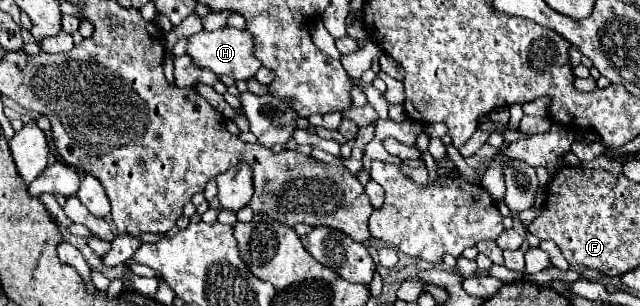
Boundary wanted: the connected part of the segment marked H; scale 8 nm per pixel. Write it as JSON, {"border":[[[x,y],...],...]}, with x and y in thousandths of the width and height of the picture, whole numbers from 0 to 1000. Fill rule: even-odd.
{"border":[[[344,92],[338,105],[309,105],[294,118],[291,170],[309,222],[325,222],[341,255],[363,248],[369,261],[388,261],[409,216],[406,196],[394,176],[394,150],[397,150],[397,124],[391,118],[391,105],[369,98],[369,92]]]}

